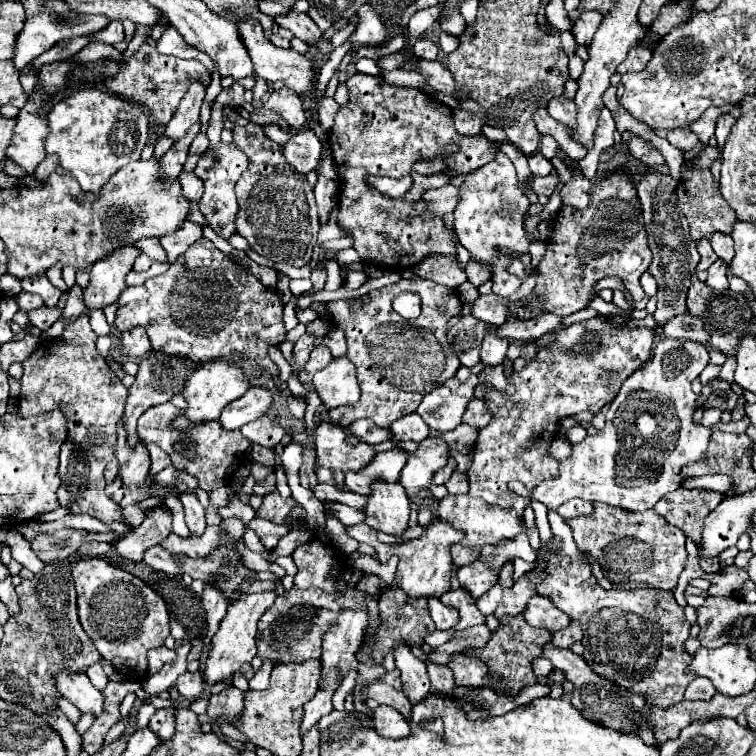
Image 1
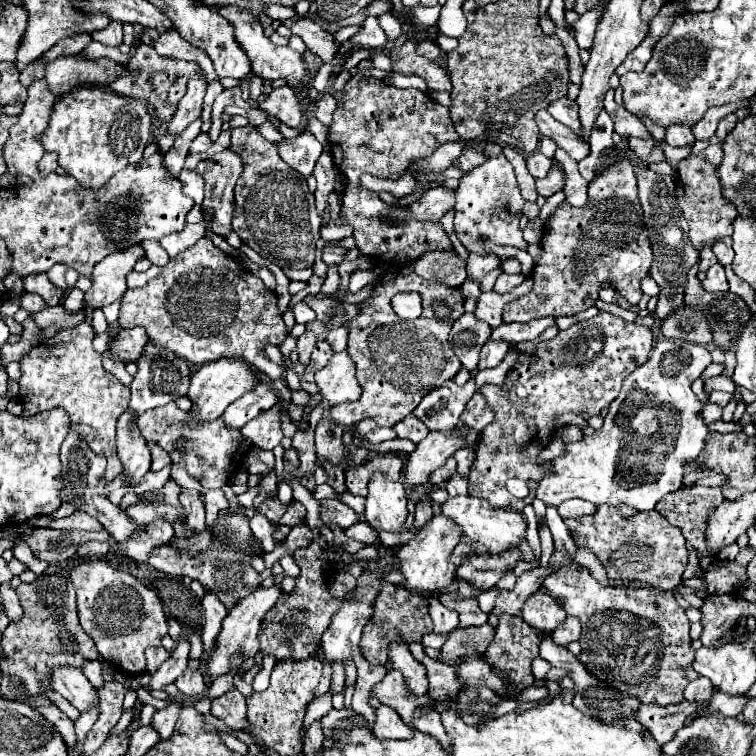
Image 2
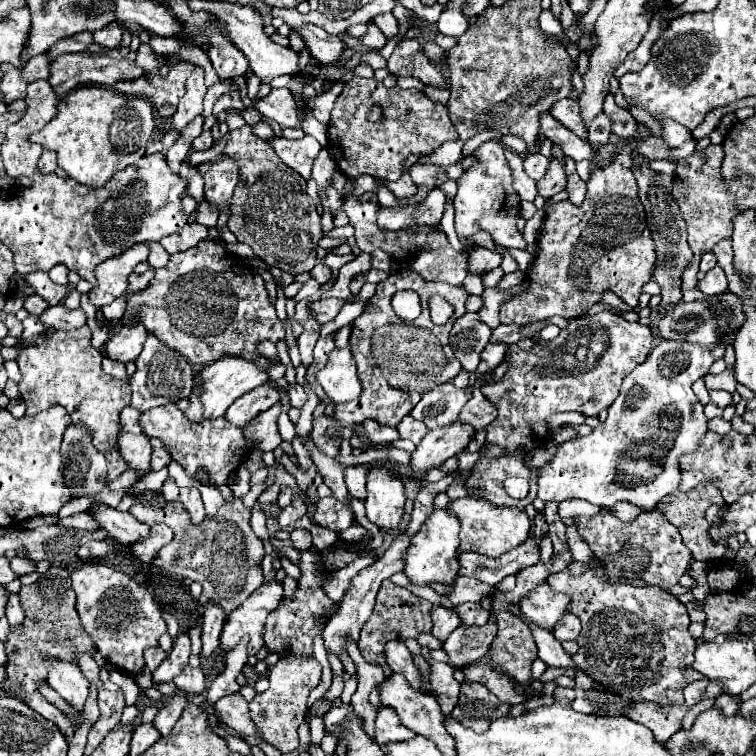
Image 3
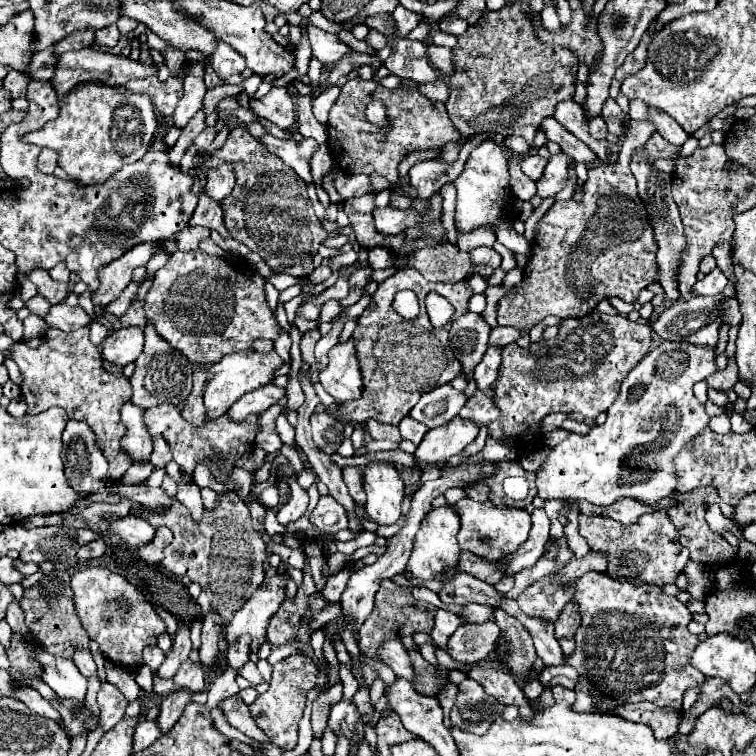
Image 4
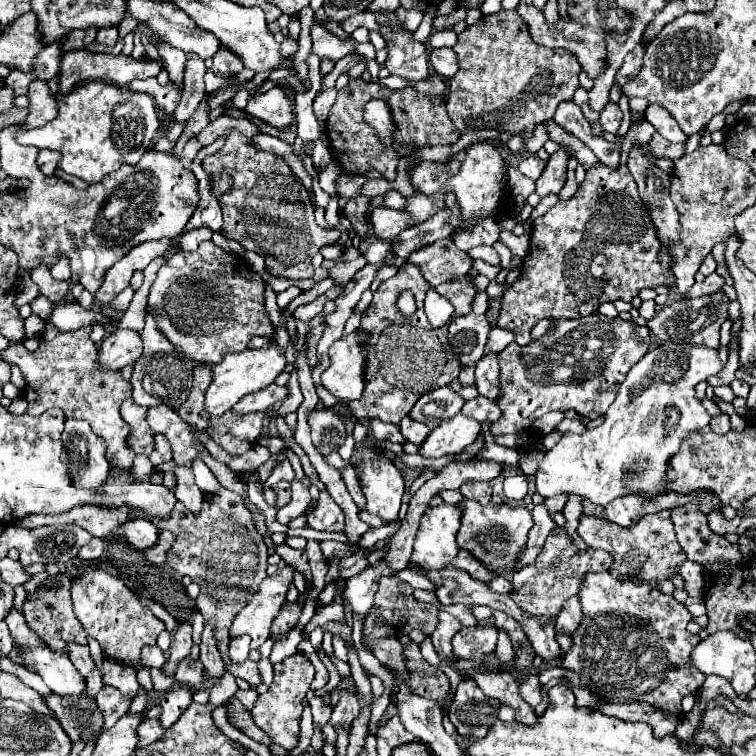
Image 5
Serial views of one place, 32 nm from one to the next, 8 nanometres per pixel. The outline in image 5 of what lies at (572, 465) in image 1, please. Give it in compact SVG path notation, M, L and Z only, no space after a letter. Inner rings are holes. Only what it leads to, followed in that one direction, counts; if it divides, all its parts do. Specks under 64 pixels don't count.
M664 342L650 350L636 366L630 368L626 380L620 384L616 400L608 408L604 422L598 428L592 428L584 434L564 432L560 442L548 450L536 472L536 490L544 496L558 494L580 494L586 500L606 506L618 496L640 494L640 496L658 496L668 492L668 460L678 452L680 442L690 434L698 432L710 422L710 414L704 410L700 400L694 396L694 388L698 382L718 374L722 370L722 362L718 358L718 350L696 346L696 344L676 344Z

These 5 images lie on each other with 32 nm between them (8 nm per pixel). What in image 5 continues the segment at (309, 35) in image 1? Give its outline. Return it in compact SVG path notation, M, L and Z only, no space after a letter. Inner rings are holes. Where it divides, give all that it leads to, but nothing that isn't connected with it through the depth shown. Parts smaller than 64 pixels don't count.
M322 26L312 28L312 50L318 54L318 58L330 58L340 60L348 54L356 52L356 40L354 38L338 38L324 30Z

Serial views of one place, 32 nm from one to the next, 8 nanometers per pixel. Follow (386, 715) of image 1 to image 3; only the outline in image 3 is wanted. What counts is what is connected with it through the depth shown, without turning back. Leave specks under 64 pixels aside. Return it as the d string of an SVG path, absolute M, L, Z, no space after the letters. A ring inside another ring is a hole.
M386 706L386 708L378 710L376 740L378 740L380 748L386 748L386 744L390 744L390 742L410 740L412 736L416 736L416 734L410 732L408 728L404 728L404 724L400 724L400 718L396 712L392 712L392 708Z

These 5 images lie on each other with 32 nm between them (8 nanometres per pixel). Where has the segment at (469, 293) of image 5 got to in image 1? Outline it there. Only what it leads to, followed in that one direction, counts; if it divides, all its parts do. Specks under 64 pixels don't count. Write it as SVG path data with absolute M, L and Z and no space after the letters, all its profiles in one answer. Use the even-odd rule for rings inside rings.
M416 276L416 280L400 280L360 300L332 302L328 310L332 320L338 322L338 328L346 332L346 354L356 364L358 384L362 388L362 396L356 404L340 406L330 412L332 422L338 426L346 428L360 418L370 418L380 428L388 428L394 420L414 412L432 388L444 384L460 368L460 360L446 340L450 318L462 310L460 296L452 288ZM402 290L412 290L422 296L422 314L416 320L404 320L392 310L392 298Z

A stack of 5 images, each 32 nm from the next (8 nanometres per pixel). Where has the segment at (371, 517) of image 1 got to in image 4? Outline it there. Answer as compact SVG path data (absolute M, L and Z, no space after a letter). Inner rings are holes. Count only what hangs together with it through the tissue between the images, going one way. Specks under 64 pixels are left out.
M370 462L362 468L364 492L368 496L366 512L378 524L394 524L400 518L404 500L404 482L390 462Z

